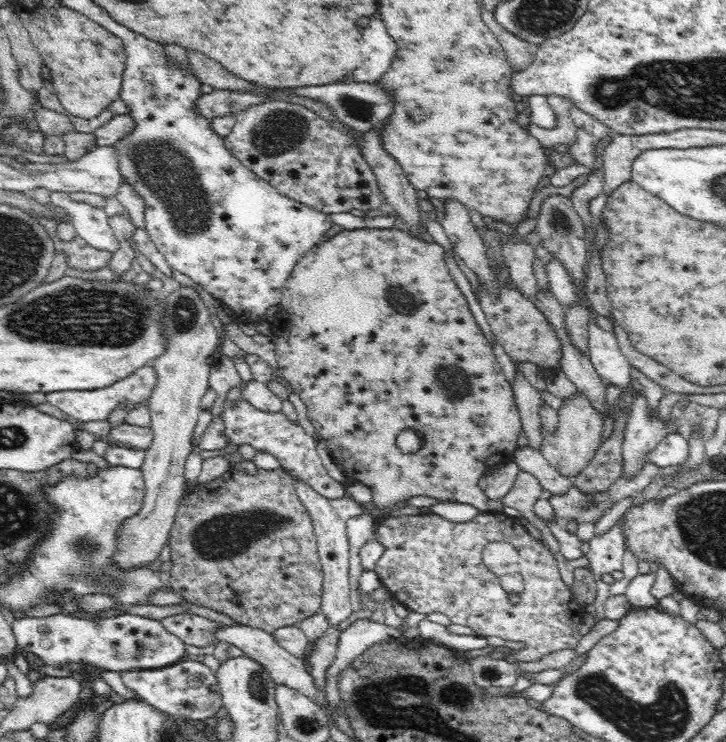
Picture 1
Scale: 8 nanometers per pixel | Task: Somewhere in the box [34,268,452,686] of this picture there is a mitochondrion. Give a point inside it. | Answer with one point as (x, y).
(227, 537)

